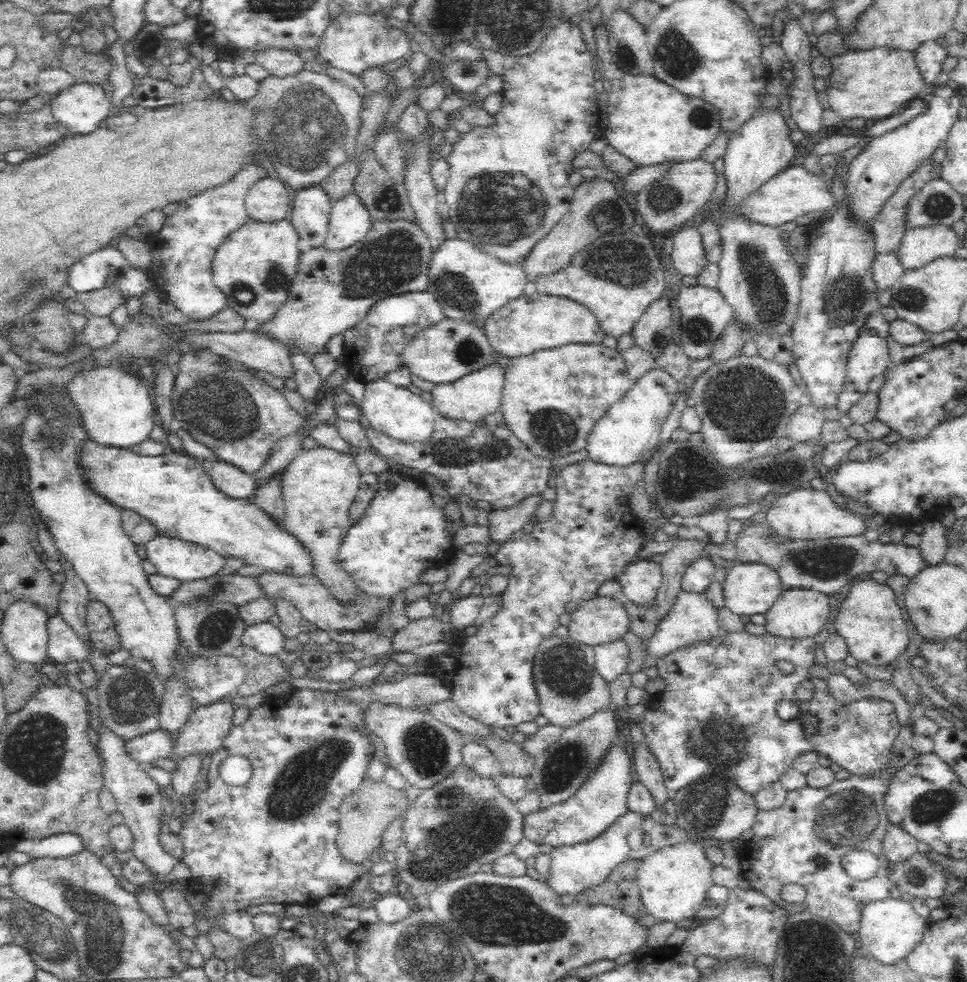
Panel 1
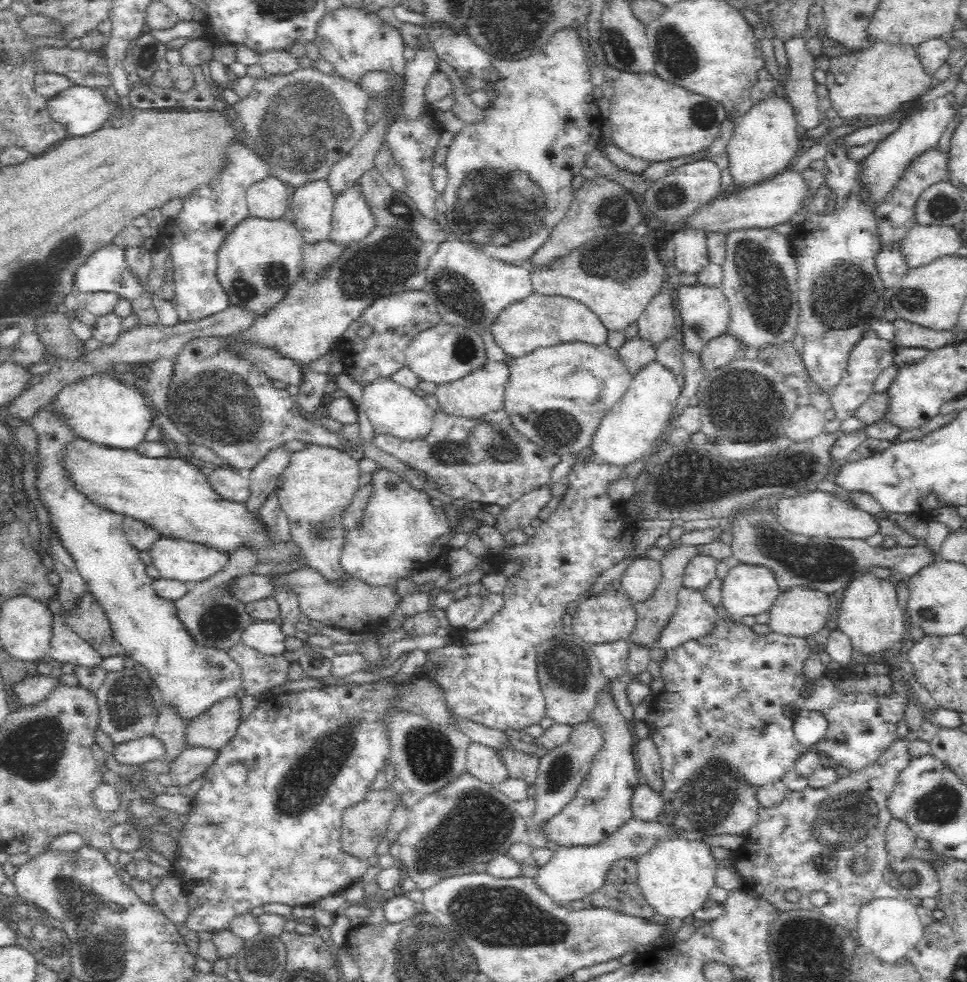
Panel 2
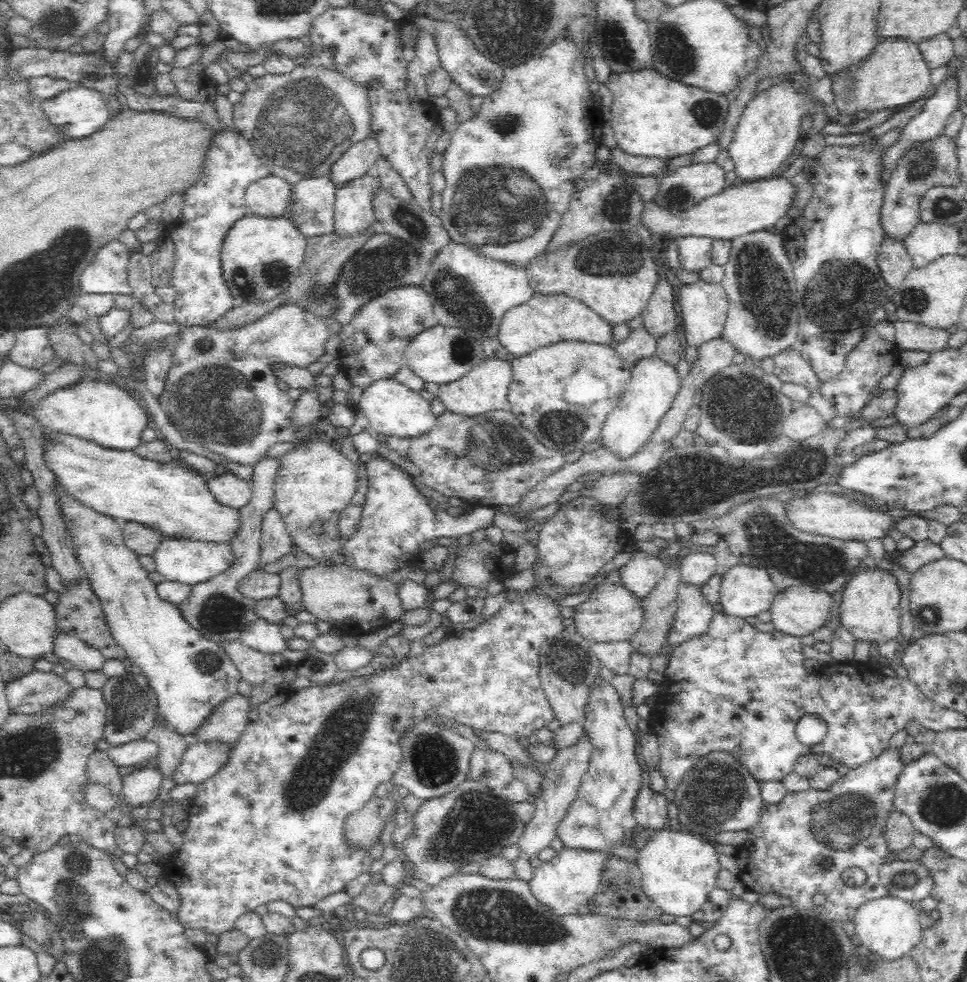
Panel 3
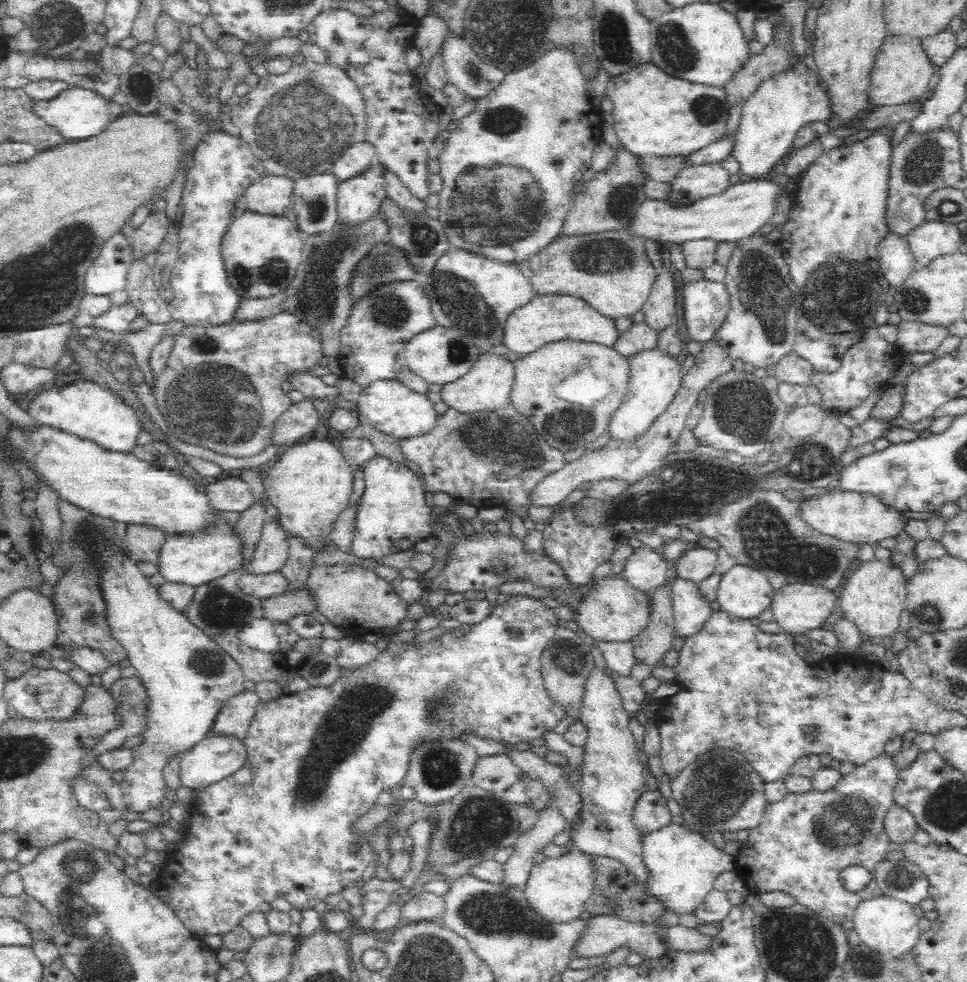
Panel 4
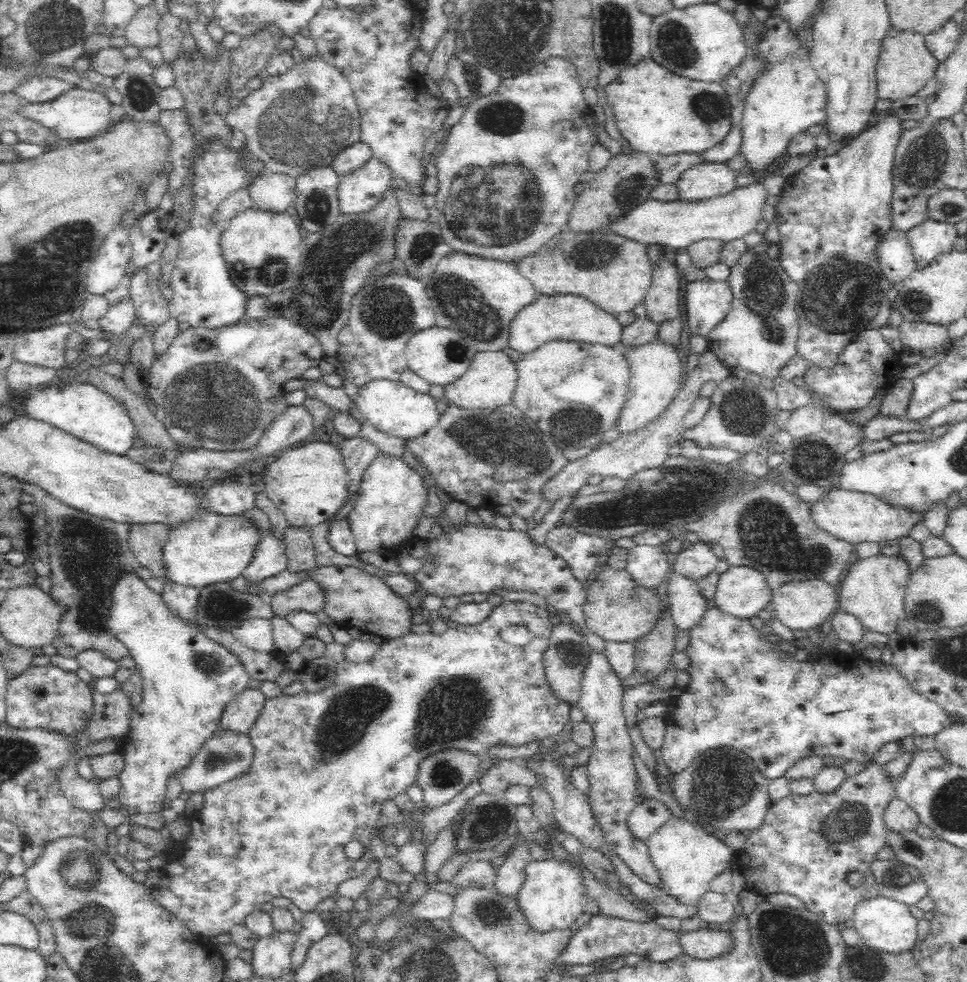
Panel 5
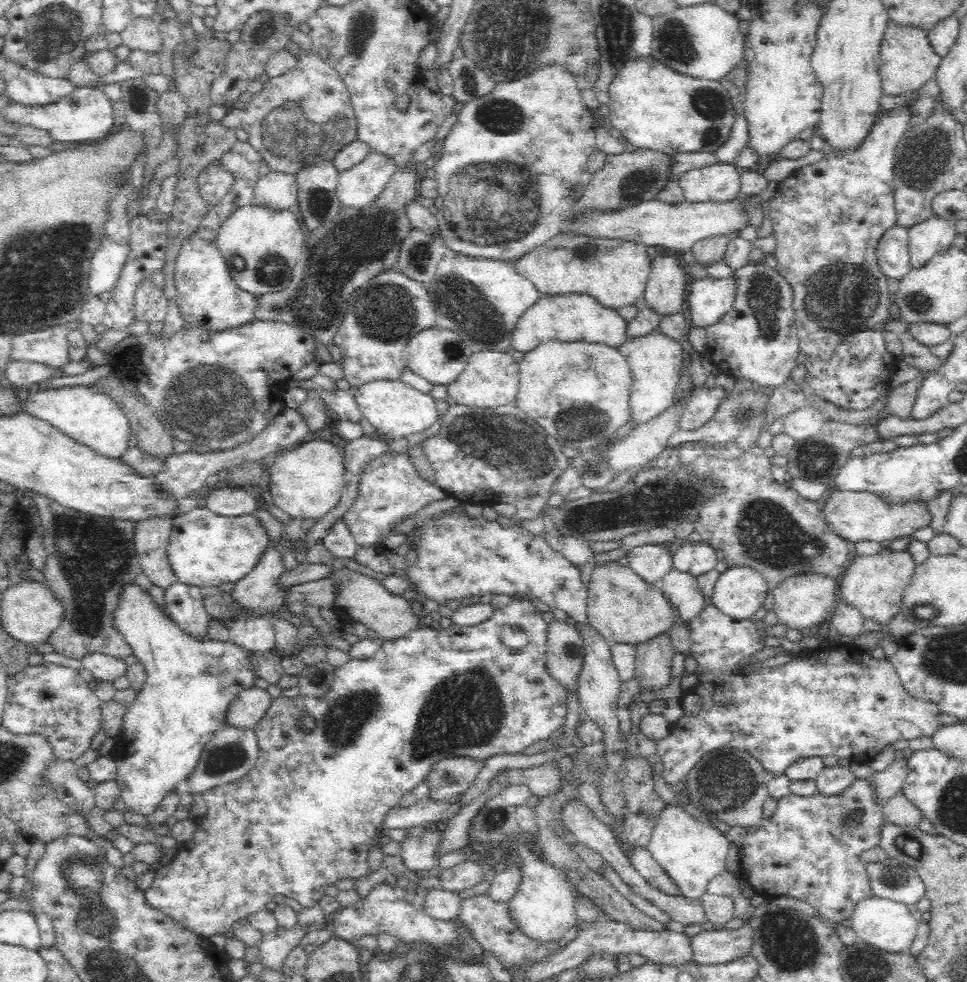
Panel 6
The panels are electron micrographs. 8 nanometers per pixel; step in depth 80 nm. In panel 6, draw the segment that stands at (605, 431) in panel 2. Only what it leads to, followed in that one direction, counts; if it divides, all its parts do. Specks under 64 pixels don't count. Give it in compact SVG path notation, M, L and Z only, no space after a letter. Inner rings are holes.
M660 330L649 333L628 339L624 345L618 348L631 368L630 409L632 409L632 420L630 422L634 424L645 423L673 406L674 392L680 382L682 364L684 364L684 348L679 340L671 338Z

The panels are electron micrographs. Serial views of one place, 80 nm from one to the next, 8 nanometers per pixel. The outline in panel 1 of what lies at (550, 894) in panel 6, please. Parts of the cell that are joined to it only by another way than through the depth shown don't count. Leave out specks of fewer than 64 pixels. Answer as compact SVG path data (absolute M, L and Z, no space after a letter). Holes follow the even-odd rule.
M632 811L622 816L602 837L590 842L554 847L551 852L550 868L544 882L558 896L577 896L586 888L603 883L612 869L625 860L636 860L652 854L656 849L689 840L682 828L677 825L665 826L654 822L651 817L642 817Z

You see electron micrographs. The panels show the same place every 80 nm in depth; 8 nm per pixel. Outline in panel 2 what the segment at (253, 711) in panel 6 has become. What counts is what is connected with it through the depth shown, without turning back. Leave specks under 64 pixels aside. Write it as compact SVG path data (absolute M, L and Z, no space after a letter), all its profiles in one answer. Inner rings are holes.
M236 696L216 703L186 727L189 746L208 746L221 750L238 735L242 722L242 702Z

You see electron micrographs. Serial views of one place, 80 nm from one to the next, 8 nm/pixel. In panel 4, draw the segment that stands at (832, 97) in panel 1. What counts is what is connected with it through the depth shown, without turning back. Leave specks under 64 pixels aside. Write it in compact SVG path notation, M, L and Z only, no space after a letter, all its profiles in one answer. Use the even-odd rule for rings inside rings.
M889 34L884 39L870 72L870 104L876 107L905 103L913 98L924 99L929 94L928 81L936 71L937 66L926 55L920 37Z

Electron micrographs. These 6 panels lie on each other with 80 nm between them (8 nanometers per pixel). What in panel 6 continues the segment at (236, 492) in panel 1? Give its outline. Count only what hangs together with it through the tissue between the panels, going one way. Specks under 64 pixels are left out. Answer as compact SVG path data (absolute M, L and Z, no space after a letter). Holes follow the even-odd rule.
M218 485L206 497L206 508L220 516L242 516L253 513L259 506L244 490Z

